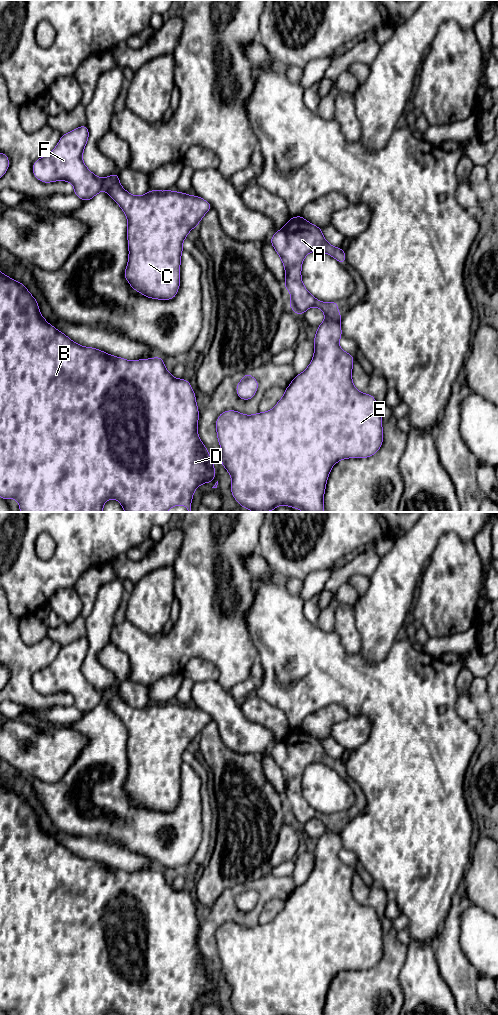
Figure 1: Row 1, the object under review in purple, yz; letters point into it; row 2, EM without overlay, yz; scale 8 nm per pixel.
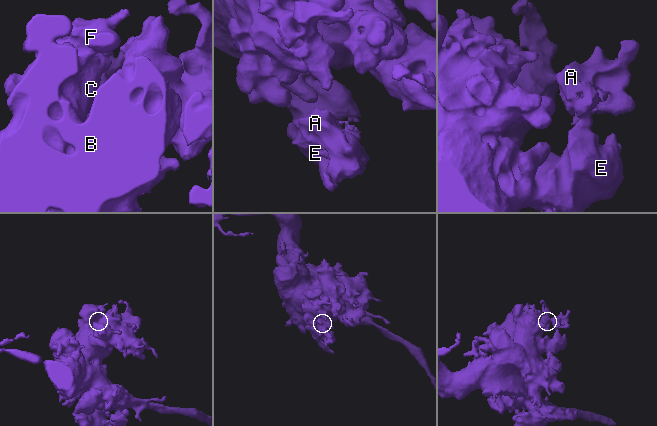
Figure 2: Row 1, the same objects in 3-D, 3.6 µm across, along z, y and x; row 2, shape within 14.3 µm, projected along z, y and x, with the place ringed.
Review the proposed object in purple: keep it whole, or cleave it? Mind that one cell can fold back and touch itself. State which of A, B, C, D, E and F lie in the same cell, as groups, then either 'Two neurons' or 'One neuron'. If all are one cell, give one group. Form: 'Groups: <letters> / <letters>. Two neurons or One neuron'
Groups: A / B C D E F. Two neurons

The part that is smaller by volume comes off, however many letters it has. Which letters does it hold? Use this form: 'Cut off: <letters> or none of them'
Cut off: A

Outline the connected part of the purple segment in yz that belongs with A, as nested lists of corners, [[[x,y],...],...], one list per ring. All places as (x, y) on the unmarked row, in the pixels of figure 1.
[[[303,728],[291,729],[287,736],[270,751],[273,760],[285,780],[284,799],[290,804],[290,820],[302,827],[310,819],[320,820],[327,832],[340,834],[338,814],[324,815],[312,808],[302,795],[302,774],[310,764],[323,764],[335,770],[341,777],[345,775],[346,764],[341,759],[333,759],[324,750],[322,741],[311,736]]]

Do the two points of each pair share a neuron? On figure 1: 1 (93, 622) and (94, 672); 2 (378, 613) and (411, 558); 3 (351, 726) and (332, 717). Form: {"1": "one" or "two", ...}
{"1": "one", "2": "one", "3": "two"}

